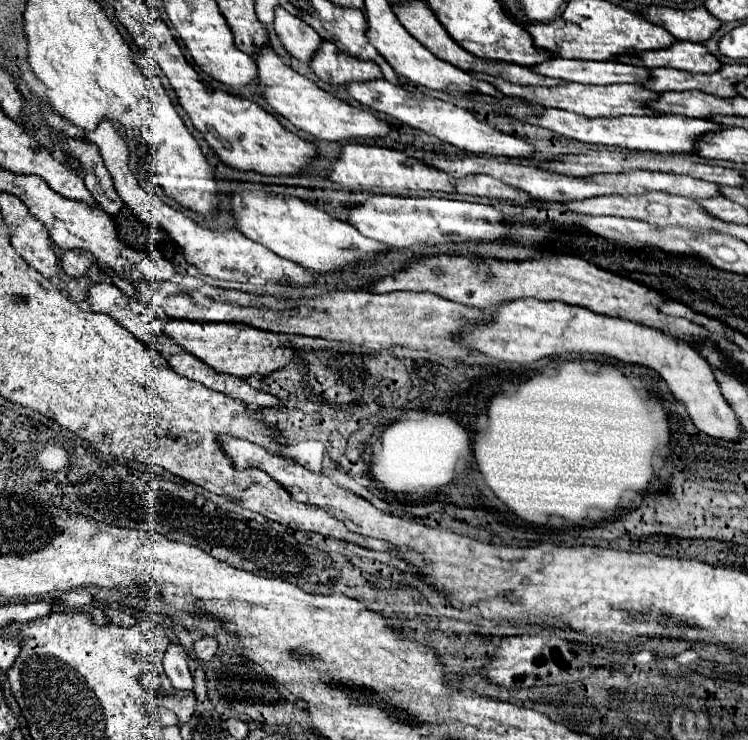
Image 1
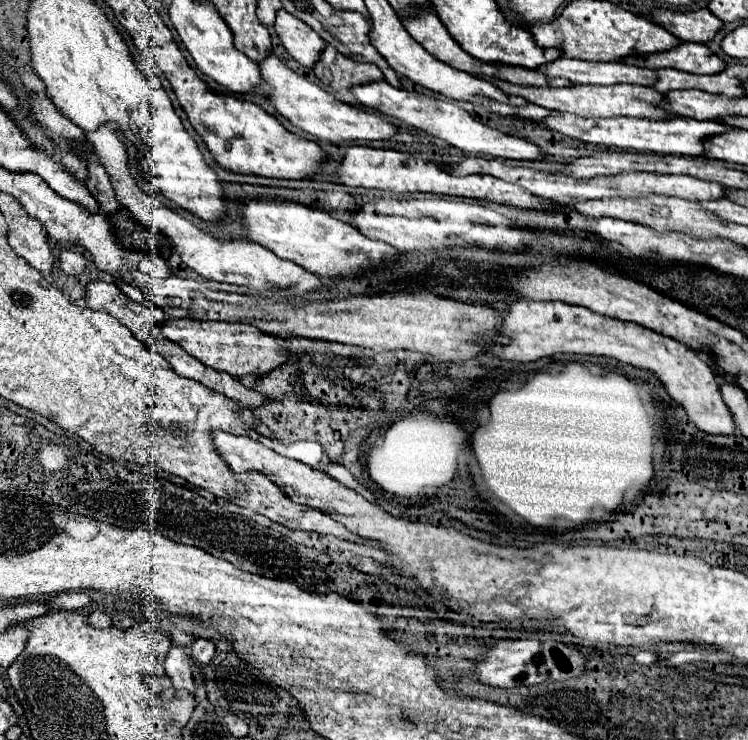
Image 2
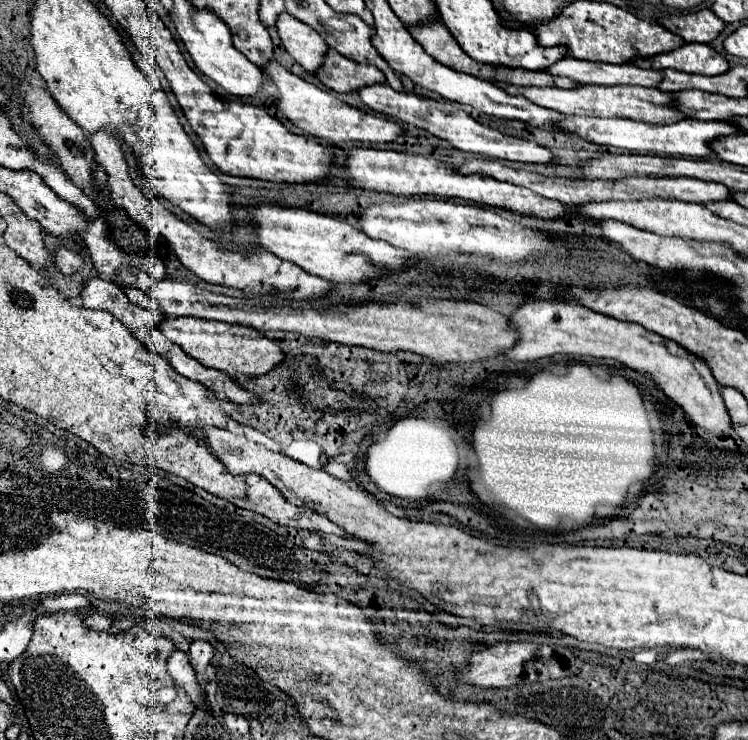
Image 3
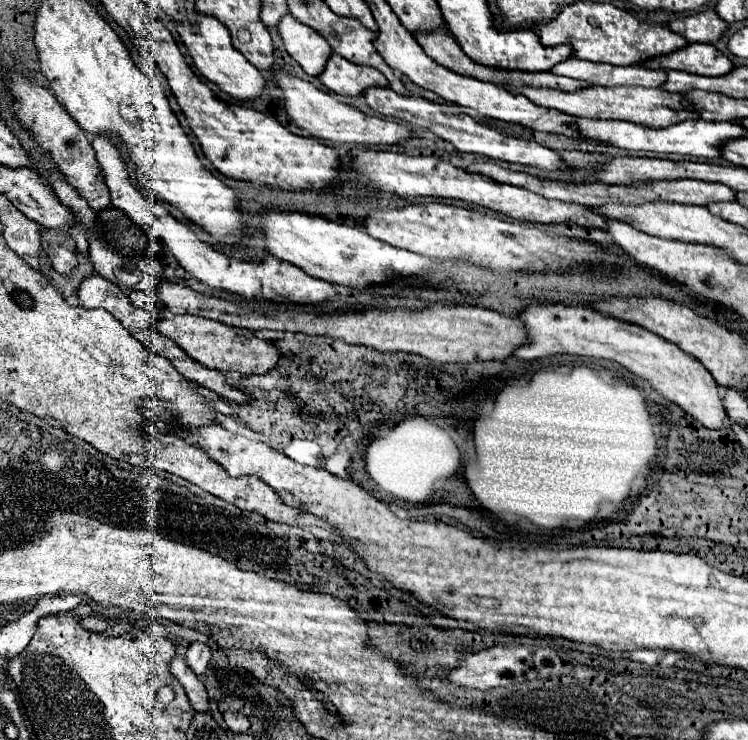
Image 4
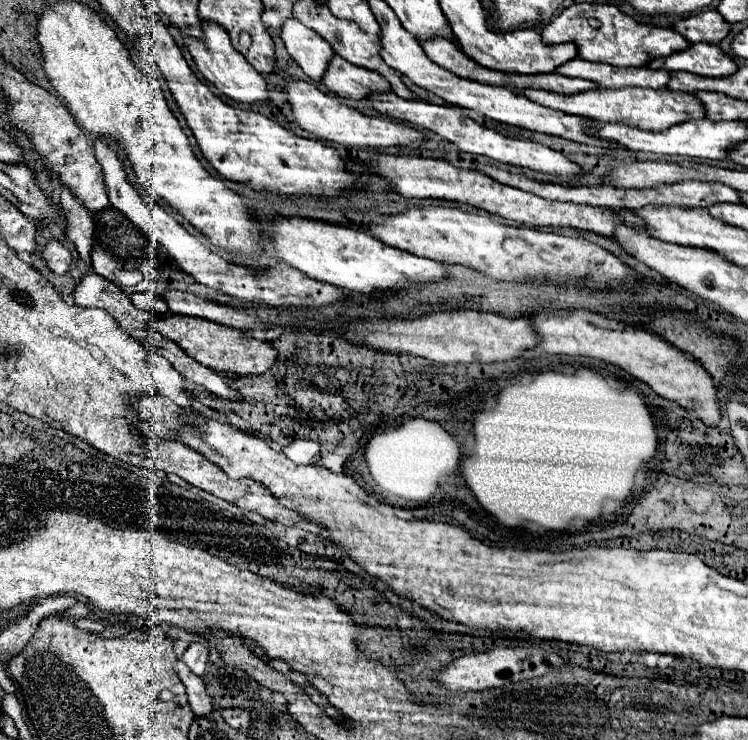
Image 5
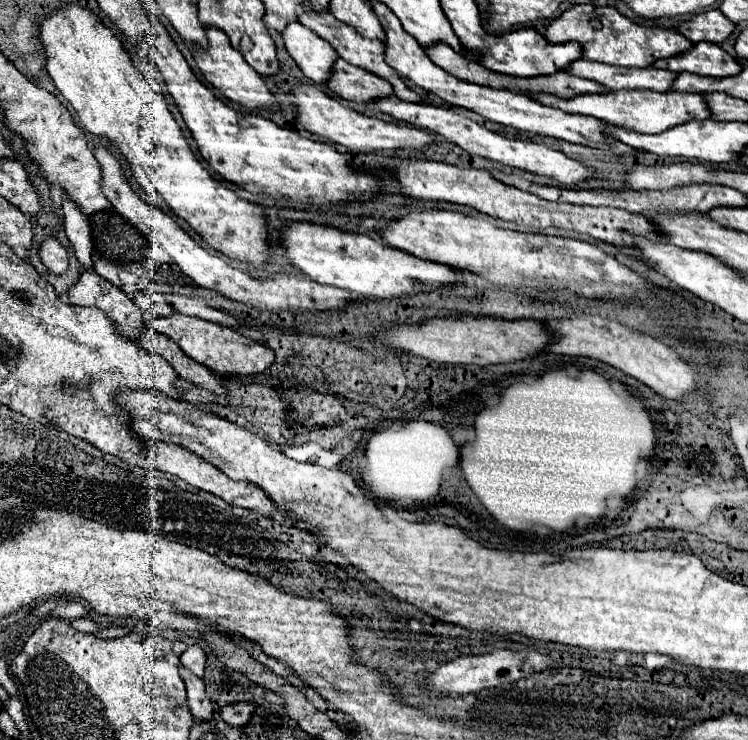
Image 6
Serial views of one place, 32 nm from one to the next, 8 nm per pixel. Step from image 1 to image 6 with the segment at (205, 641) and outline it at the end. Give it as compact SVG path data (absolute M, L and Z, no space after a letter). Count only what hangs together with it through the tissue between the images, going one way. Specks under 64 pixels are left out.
M198 644L190 646L190 648L180 656L180 662L182 662L182 666L188 668L192 674L196 674L198 678L202 678L202 674L204 674L206 654L204 654L204 650L202 650Z

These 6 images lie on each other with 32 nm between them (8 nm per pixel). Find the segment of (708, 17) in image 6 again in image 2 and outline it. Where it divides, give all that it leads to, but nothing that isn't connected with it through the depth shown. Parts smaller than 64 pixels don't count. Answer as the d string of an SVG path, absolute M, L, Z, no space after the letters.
M708 8L696 12L654 10L654 22L676 34L682 42L710 42L724 26Z

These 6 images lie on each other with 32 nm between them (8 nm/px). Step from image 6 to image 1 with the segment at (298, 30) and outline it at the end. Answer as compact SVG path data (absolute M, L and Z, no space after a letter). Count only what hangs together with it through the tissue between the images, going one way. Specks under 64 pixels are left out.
M276 8L274 30L282 40L284 48L288 50L288 54L306 64L310 64L310 58L316 54L316 48L320 48L322 44L320 36L314 32L312 26L288 14L284 8Z

